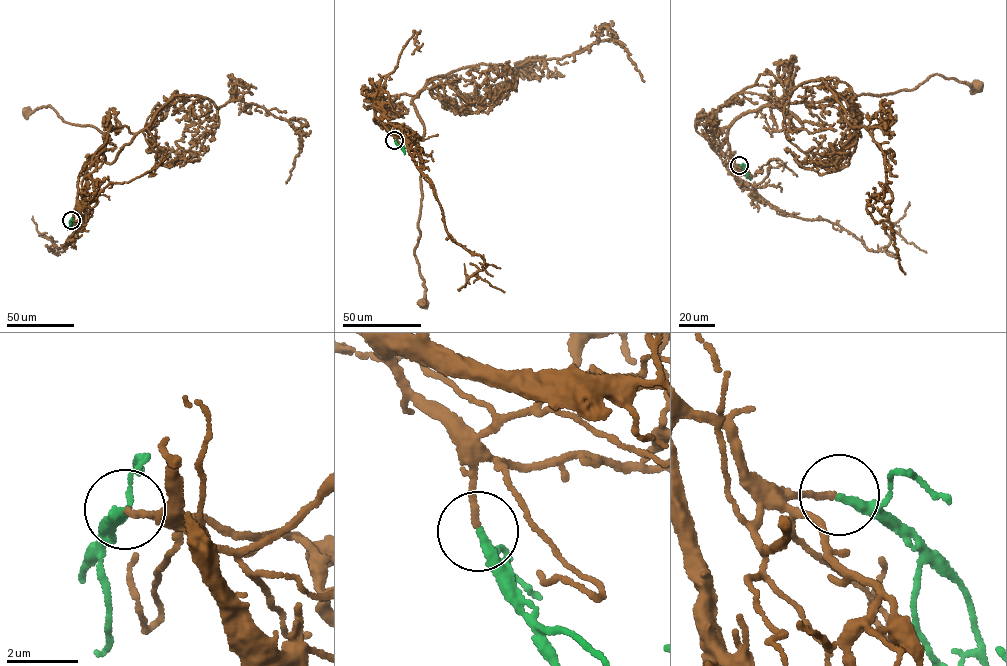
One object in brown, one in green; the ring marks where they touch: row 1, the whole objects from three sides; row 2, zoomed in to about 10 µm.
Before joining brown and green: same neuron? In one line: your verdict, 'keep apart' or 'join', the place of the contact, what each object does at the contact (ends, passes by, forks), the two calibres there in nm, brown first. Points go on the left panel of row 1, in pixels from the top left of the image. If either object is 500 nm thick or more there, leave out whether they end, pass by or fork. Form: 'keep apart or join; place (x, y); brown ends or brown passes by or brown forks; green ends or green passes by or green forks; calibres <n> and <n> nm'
join; place (71, 220); brown ends; green ends; calibres 150 and 280 nm

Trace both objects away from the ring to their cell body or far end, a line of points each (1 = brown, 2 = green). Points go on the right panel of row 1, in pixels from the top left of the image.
1: (739, 164), (731, 159), (728, 127), (773, 101), (809, 103), (888, 94), (916, 88), (937, 74), (977, 87)
2: (739, 164), (747, 176), (747, 172)

